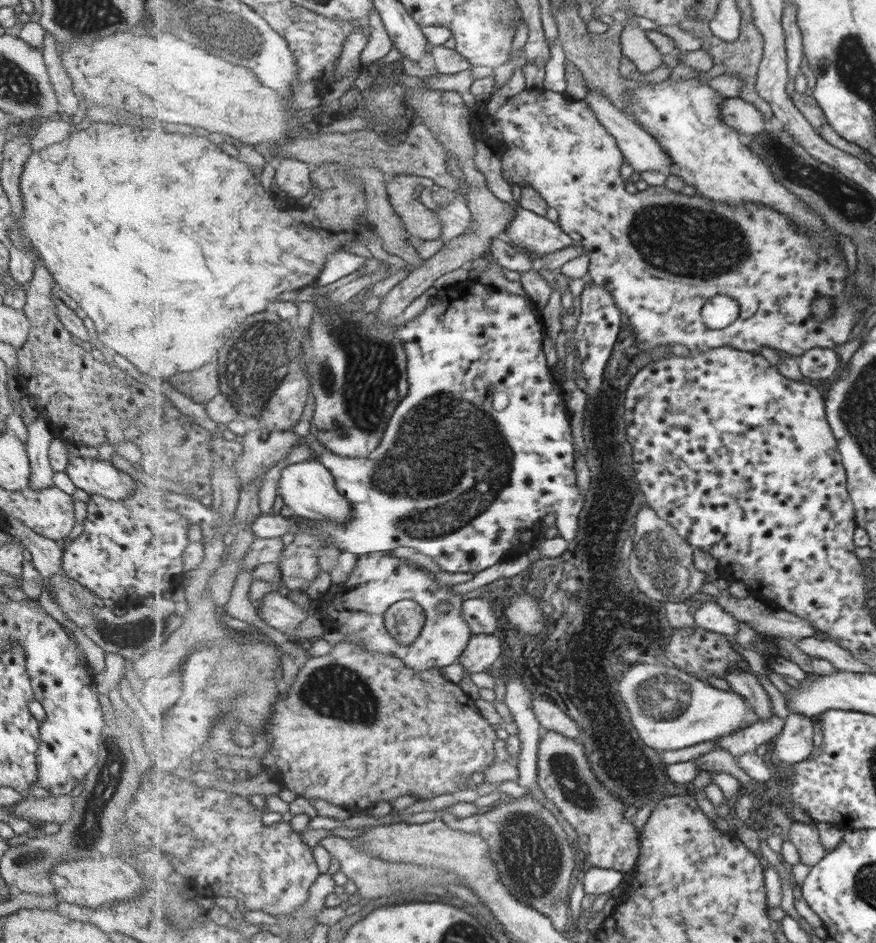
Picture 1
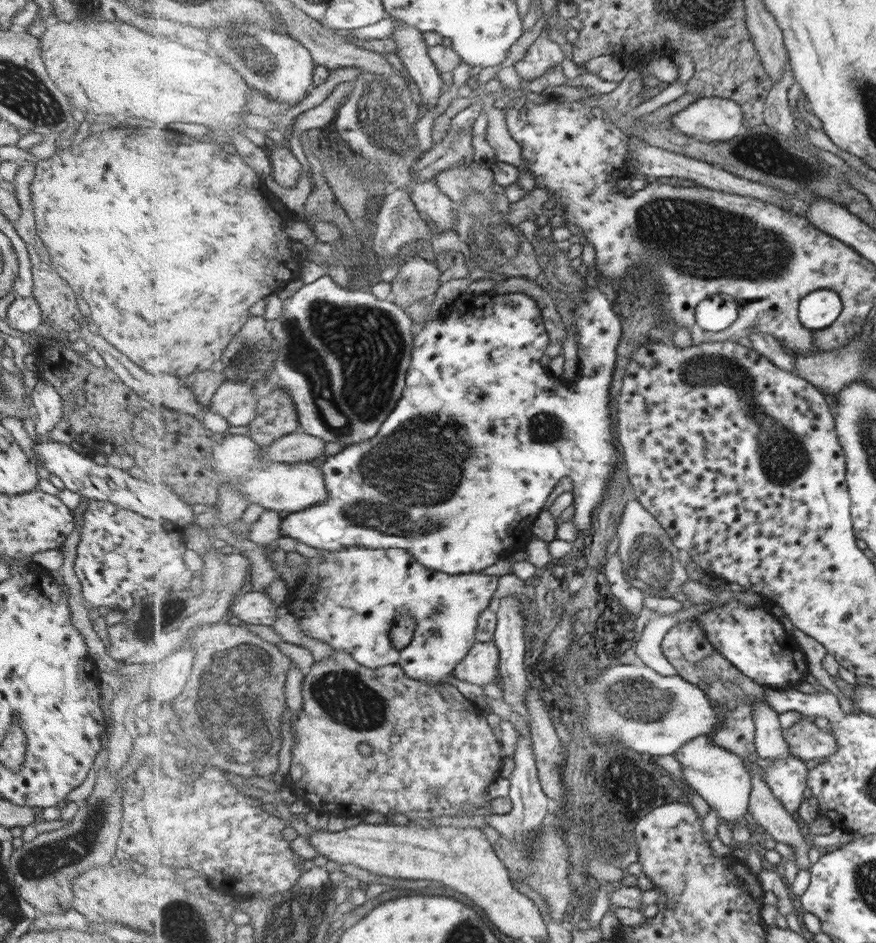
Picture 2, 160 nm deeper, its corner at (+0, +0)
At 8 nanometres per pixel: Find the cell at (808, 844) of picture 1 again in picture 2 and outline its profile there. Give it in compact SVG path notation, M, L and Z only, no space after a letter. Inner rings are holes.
M753 769L751 778L754 786L748 807L749 822L753 828L762 828L776 842L794 848L797 858L795 864L801 869L809 870L813 866L809 860L809 848L812 846L805 842L801 821L785 809L760 771Z

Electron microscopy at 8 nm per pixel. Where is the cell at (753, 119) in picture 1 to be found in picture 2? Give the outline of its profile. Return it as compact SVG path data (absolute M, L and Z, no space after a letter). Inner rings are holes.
M721 97L698 98L666 121L683 134L706 143L731 140L747 128L740 102Z

